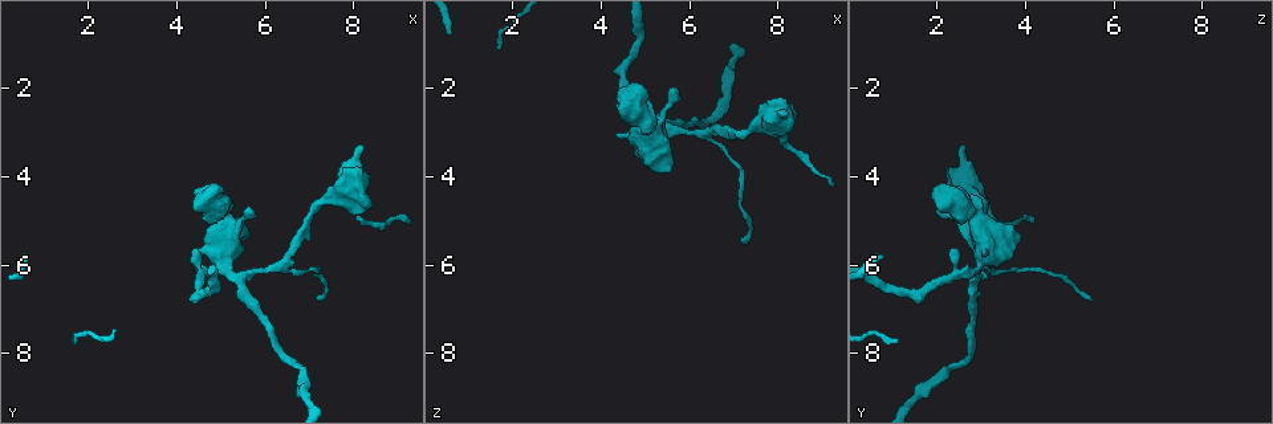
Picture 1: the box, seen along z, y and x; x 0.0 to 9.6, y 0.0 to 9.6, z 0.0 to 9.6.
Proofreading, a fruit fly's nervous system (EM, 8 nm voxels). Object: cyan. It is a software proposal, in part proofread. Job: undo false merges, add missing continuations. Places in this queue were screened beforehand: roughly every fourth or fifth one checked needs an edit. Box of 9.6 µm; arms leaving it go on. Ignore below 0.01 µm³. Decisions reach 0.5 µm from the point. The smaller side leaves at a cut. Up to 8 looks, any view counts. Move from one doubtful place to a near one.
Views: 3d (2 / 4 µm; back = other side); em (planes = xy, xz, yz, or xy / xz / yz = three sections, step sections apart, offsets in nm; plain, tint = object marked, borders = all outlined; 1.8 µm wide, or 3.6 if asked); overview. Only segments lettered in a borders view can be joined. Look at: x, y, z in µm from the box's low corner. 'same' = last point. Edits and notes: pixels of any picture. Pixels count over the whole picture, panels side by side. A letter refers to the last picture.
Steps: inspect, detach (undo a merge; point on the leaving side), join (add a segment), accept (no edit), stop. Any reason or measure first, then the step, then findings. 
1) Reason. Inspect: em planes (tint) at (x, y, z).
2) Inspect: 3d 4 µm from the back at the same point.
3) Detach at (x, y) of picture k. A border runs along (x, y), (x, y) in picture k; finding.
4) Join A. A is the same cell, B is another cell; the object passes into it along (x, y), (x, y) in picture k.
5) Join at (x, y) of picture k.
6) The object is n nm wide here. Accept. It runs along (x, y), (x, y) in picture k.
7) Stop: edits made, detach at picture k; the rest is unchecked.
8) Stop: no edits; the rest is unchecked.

Free end. Inspect: 3d 4 µm at (7.25, 6.85, 5.55).

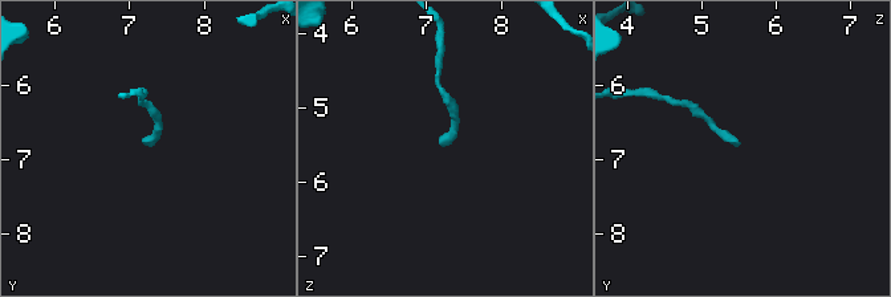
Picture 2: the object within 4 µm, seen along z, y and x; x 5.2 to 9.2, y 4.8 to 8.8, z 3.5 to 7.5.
Need the tissue. Inspect: em yz step 4 (tint) at (7.25, 6.85, 5.50).

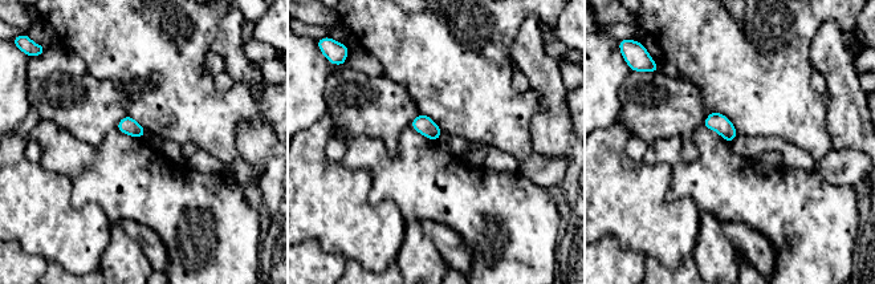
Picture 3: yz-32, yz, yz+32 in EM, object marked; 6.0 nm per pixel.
Inspect: em planes (borders) at the same point.

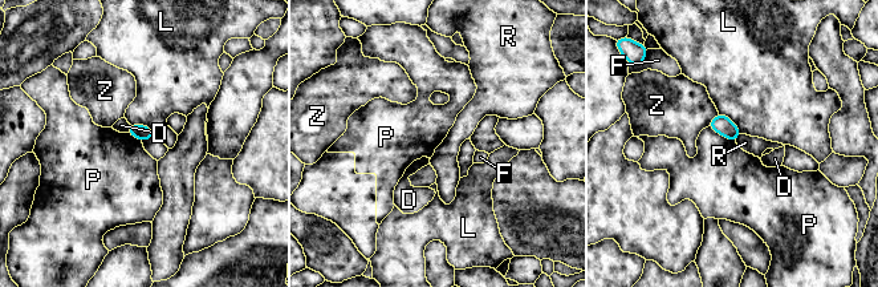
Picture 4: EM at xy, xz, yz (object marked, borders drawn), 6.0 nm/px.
The object is 80 nm wide here. Accept. D, F, L, P, R and Z are other cells; a border runs along (708, 126), (735, 141) in picture 4; none of them fits.

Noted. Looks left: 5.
Thin arm on a thick one. Inspect: em planes (plain) at (5.10, 6.00, 3.00).

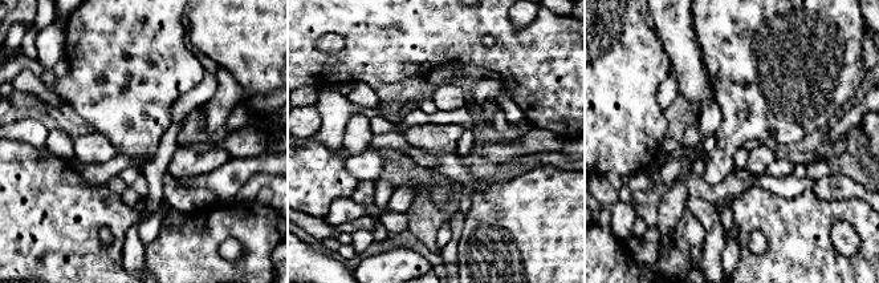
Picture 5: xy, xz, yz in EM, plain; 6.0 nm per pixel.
Inspect: em planes (borders) at the same point.

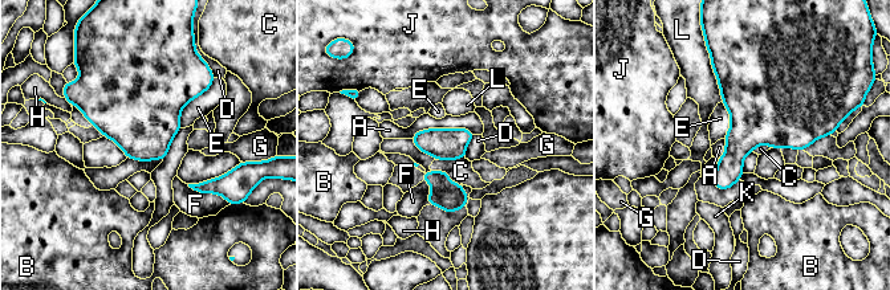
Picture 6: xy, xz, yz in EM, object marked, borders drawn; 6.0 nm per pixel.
Accept. A, B, C, D, E, F, G, H, J, K and L are other cells; a border runs along (127, 156), (139, 160), (162, 160) in picture 6; all the same neuron.

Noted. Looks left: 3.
Calibre changes. Inspect: 3d 4 µm from the back at (8.00, 3.70, 2.65).

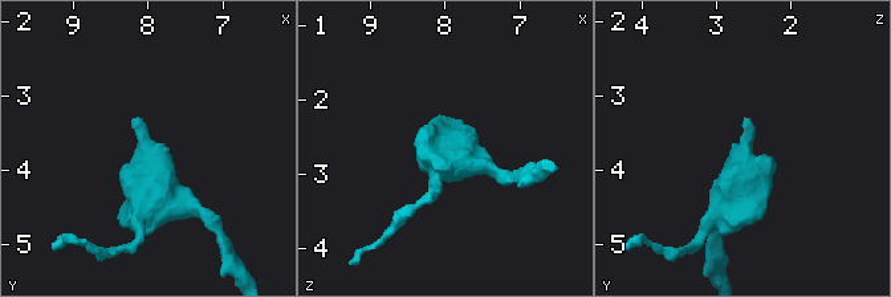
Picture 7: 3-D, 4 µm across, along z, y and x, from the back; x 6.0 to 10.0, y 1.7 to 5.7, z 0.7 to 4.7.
Inspect: em 3.6 µm planes (borders) at (8.05, 3.75, 2.60).

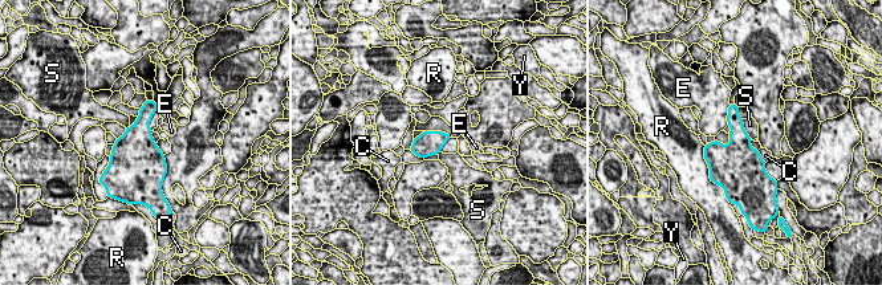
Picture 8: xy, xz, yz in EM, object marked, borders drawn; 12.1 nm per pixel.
The object is 300 nm wide here. Accept. C, E, R, S and Y are other cells; a border runs along (742, 119), (743, 129), (751, 138) in picture 8; all the same neuron.

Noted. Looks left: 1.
Stop: no edits; the rest is unchecked.

